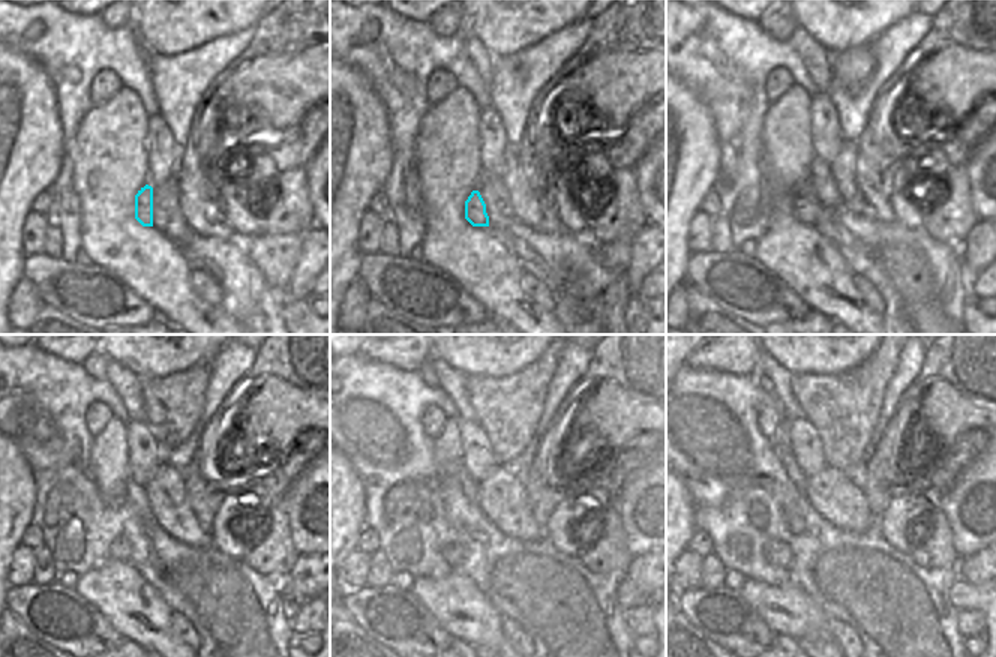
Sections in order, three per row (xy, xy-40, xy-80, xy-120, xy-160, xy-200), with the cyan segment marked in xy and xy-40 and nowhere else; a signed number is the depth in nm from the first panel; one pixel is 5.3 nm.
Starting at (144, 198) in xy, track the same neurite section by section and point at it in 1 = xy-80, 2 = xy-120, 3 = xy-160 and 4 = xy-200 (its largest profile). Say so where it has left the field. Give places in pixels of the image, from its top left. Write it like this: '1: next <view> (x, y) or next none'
1: next xy-80 (806, 207)
2: next xy-120 (119, 549)
3: next xy-160 (452, 554)
4: next xy-200 (779, 554)

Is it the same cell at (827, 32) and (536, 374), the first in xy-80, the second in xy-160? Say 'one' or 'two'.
two

